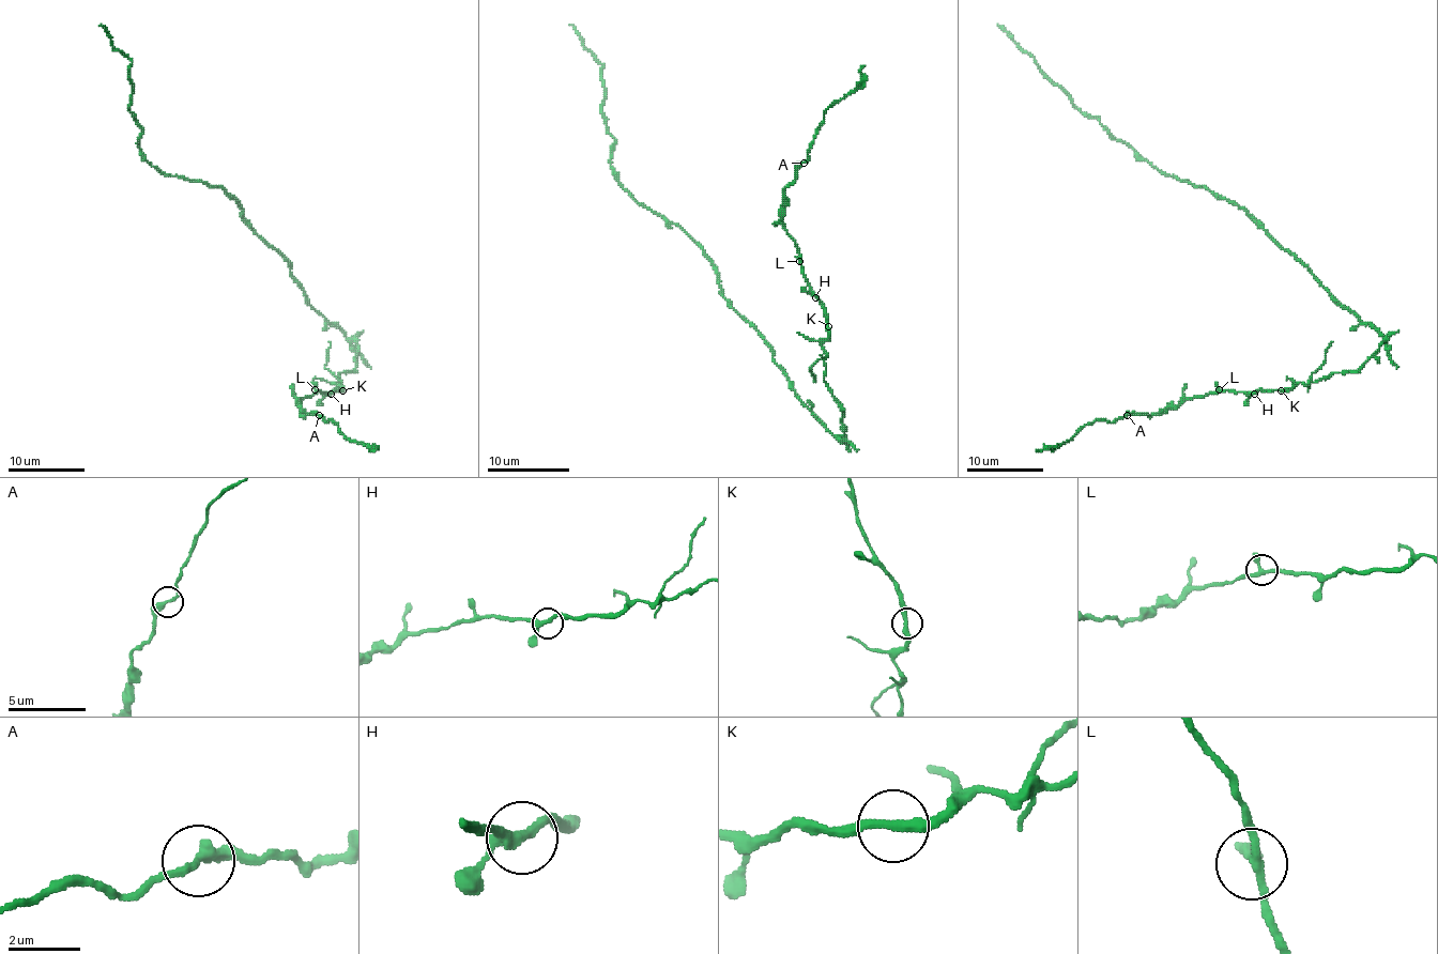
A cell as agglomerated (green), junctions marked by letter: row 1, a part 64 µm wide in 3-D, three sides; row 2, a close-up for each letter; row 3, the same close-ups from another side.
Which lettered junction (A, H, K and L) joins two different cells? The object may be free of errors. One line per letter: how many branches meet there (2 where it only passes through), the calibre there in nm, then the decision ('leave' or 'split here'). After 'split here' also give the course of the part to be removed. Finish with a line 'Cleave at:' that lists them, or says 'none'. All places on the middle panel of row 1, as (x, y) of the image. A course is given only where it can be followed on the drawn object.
A: 2 branches meet; 280 nm thick; leave
H: 3 branches meet; 240 nm thick; leave
K: 2 branches meet; 300 nm thick; split here; foreign part runs (828, 326), (824, 380), (844, 433), (834, 435), (723, 295), (710, 259), (618, 181), (605, 65), (569, 25)
L: 2 branches meet; 320 nm thick; leave
Cleave at: K

